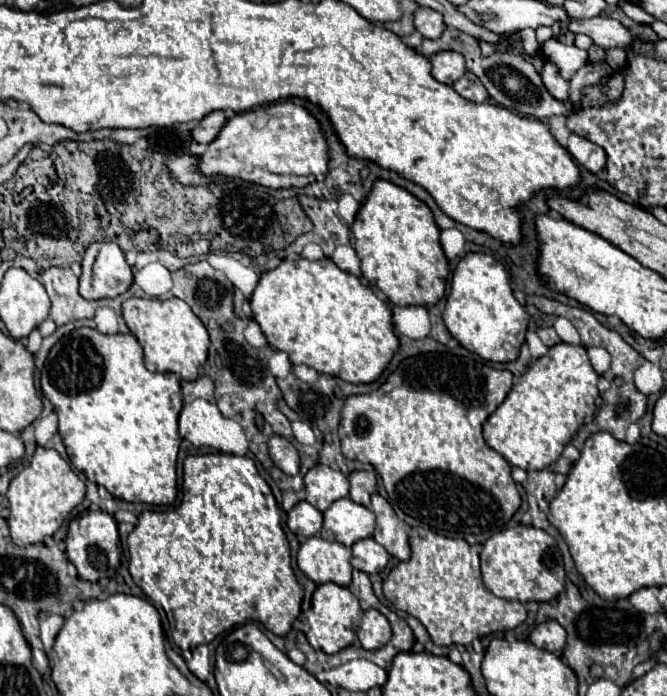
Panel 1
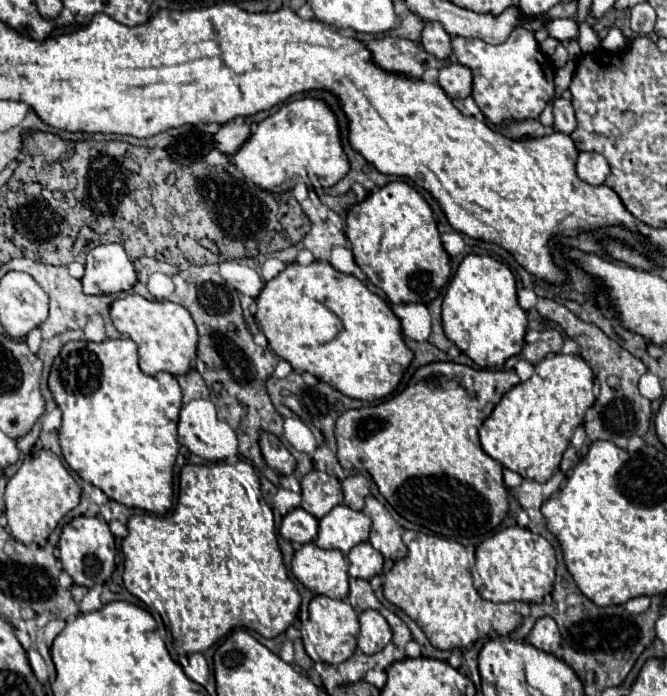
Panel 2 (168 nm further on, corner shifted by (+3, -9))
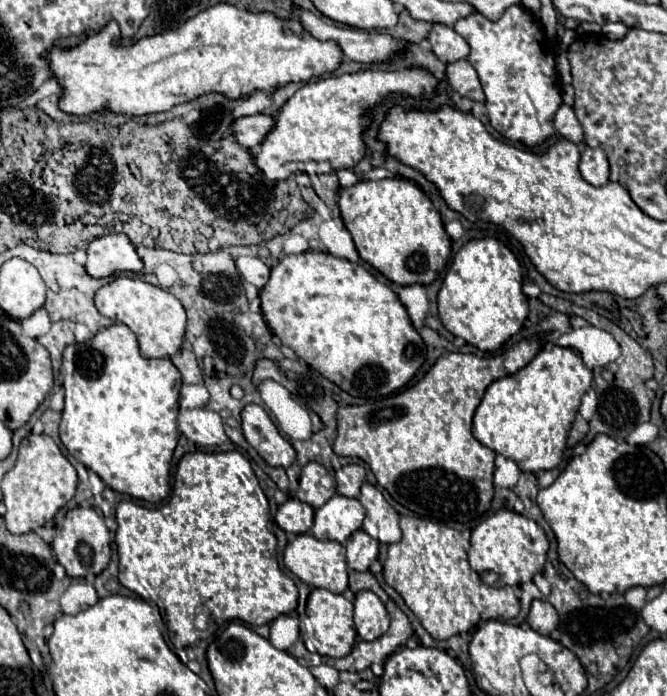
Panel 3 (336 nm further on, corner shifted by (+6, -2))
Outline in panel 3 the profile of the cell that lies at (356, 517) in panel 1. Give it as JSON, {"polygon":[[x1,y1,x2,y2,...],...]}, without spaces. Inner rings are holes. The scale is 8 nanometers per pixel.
{"polygon":[[334,495,326,505,316,509,312,535,316,539,334,539,344,543,350,533,362,527,364,507,358,499,350,499,344,495]]}

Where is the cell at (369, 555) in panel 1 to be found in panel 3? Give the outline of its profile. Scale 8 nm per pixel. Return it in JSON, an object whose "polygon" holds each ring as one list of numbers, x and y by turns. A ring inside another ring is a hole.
{"polygon":[[354,531,346,541,346,563,354,571,368,571,370,563,378,557,378,541,366,531]]}

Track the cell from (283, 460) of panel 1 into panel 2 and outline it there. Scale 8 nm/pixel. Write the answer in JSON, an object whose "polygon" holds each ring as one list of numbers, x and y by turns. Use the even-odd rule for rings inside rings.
{"polygon":[[263,432,259,444,261,444,261,452,263,452,263,458,269,464,269,468,273,468,275,472,285,474,285,476,293,474,293,470,295,470,295,458,281,444,281,440,277,436,273,436,269,432]]}

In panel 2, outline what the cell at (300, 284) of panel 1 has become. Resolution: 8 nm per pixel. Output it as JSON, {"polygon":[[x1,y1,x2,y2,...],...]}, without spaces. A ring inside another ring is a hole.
{"polygon":[[297,262,287,264,279,276,265,282,263,292,255,302,255,320,269,342,269,350,287,360,295,372,309,372,349,398,367,402,385,398,397,388,405,368,413,358,413,352,403,342,401,324,391,312,391,306,377,294,369,292,361,280,337,272,329,262,313,262,309,266,301,266]]}

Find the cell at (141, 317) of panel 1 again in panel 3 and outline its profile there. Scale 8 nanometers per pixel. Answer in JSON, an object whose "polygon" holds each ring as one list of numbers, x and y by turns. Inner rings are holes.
{"polygon":[[116,277,96,291,94,303,100,315,124,323,136,333,142,357,172,357,172,353,182,347,186,331,186,313,182,303,172,293,154,287,142,279]]}

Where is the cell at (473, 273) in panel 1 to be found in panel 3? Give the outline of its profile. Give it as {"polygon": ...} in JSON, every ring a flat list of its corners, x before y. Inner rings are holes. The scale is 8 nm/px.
{"polygon":[[494,237,468,241,454,257,440,293,438,311,442,325,480,351,500,349,516,335,528,317,528,297,522,293,522,267,514,253]]}

